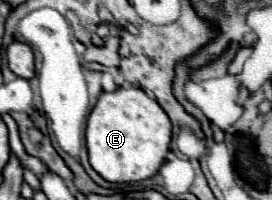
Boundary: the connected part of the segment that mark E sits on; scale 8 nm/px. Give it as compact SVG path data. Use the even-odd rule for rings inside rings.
M134 85L100 93L86 125L86 149L92 169L110 183L144 181L158 173L170 151L172 125L156 99Z

